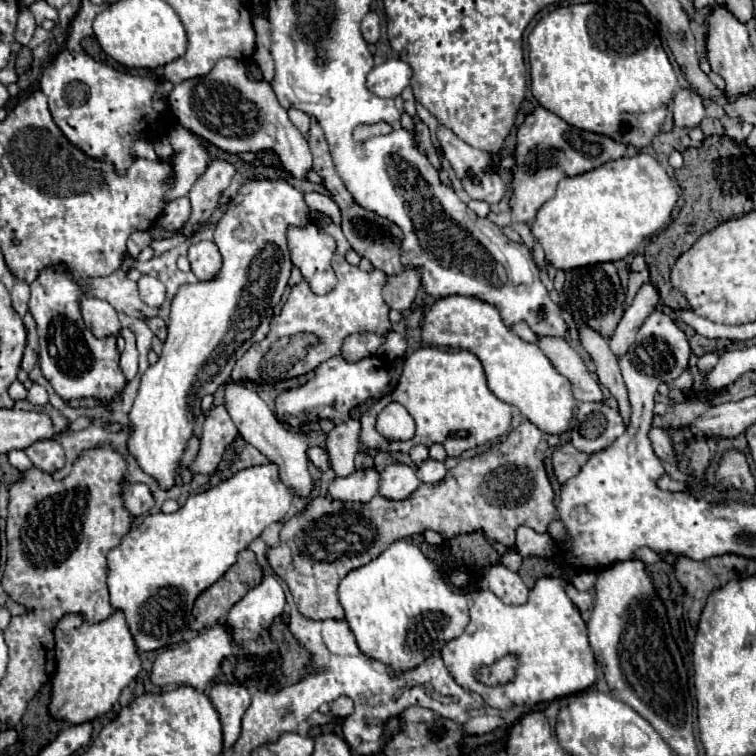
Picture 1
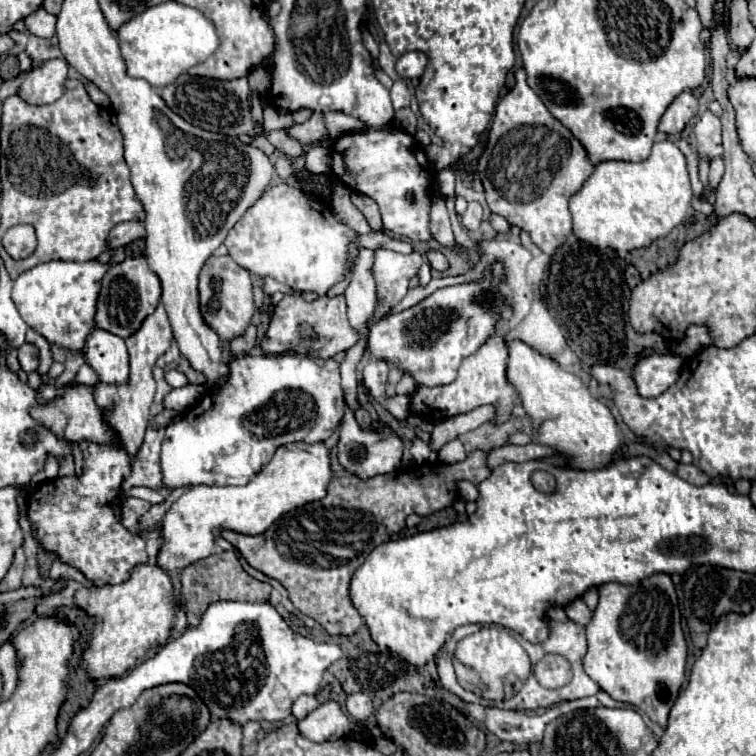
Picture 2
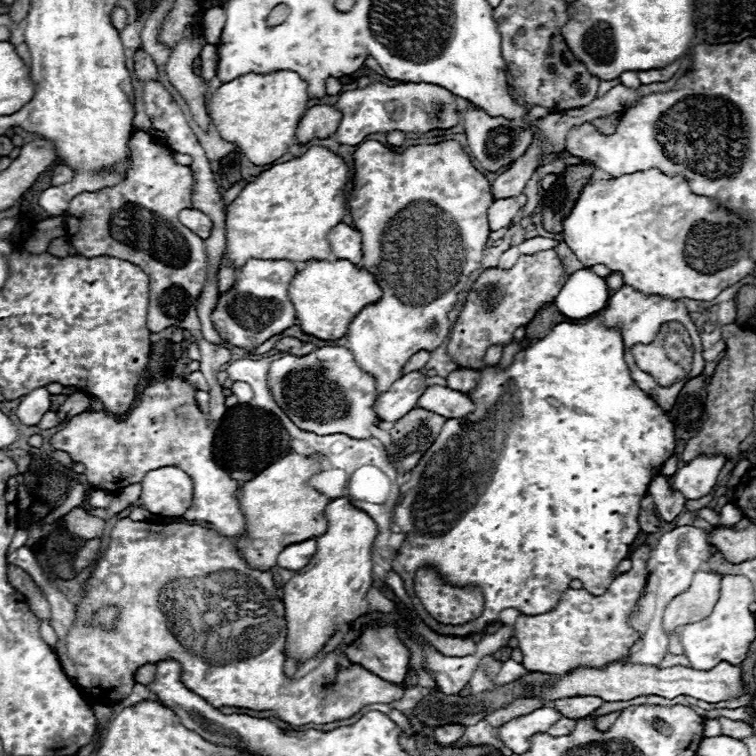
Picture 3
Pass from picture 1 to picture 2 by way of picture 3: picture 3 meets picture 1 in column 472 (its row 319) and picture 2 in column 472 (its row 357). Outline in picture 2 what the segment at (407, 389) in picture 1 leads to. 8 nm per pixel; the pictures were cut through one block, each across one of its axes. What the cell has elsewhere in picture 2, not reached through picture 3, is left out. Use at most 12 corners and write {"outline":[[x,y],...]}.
{"outline":[[494,333],[462,360],[452,384],[416,386],[410,412],[430,422],[498,406],[512,416],[508,348]]}

